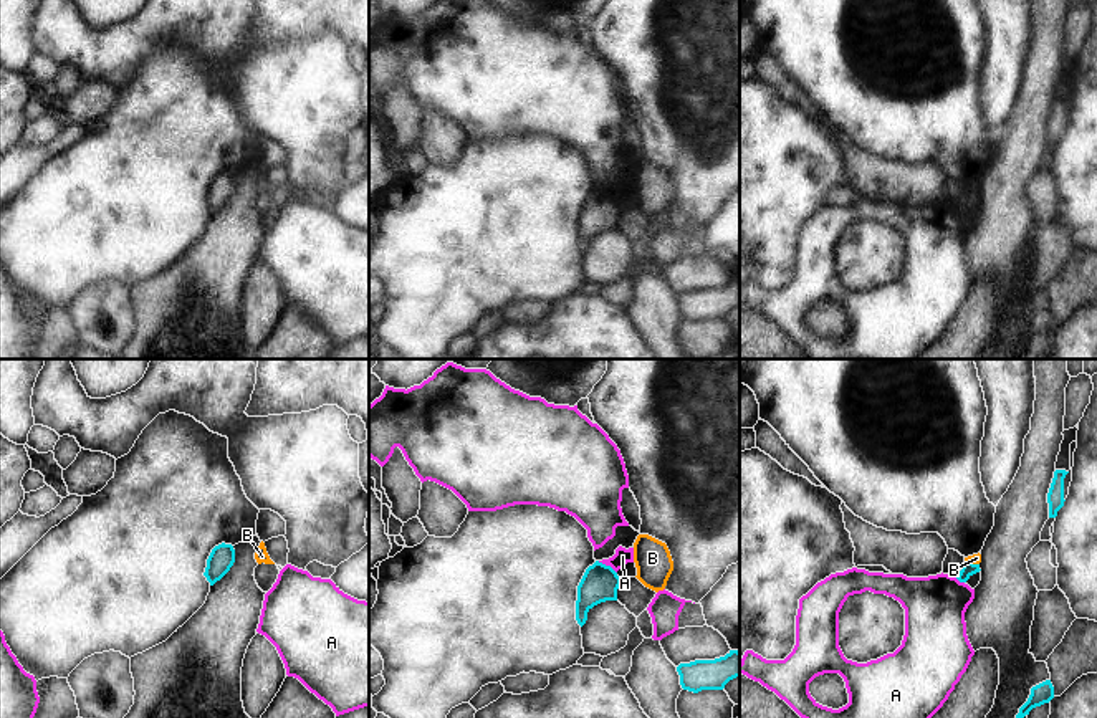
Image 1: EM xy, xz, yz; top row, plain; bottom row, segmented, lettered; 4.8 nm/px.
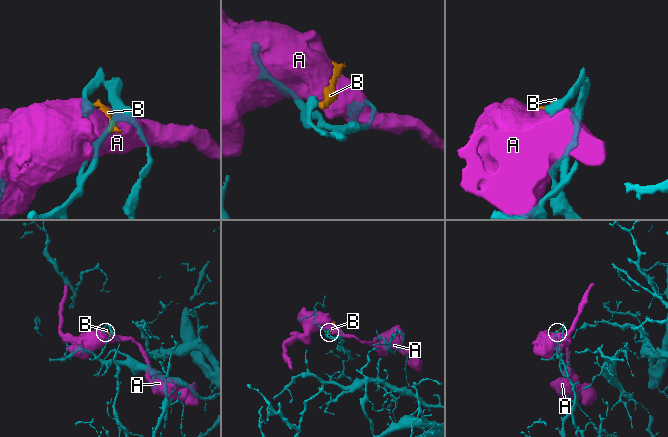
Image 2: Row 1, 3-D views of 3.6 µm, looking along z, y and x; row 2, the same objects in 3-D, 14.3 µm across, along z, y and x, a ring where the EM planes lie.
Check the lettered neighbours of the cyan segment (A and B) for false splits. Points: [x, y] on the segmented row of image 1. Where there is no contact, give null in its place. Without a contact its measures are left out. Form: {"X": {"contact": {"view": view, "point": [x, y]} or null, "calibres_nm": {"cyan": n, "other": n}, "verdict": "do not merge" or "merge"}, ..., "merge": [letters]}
{"A": {"contact": {"view": "xz", "point": [608, 566]}, "calibres_nm": {"cyan": 180, "other": 80}, "verdict": "do not merge"}, "B": {"contact": {"view": "yz", "point": [972, 563]}, "calibres_nm": {"cyan": 70, "other": 50}, "verdict": "do not merge"}, "merge": []}

